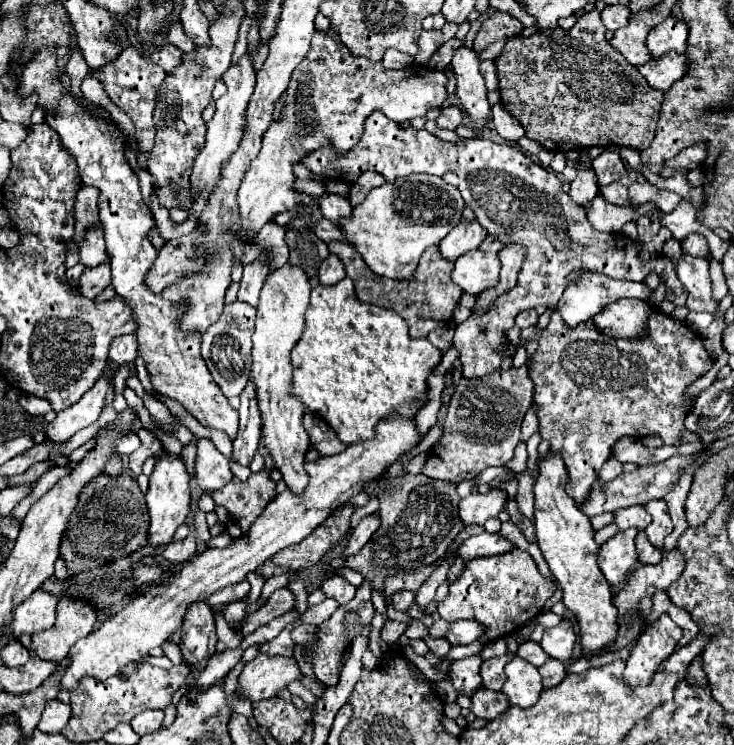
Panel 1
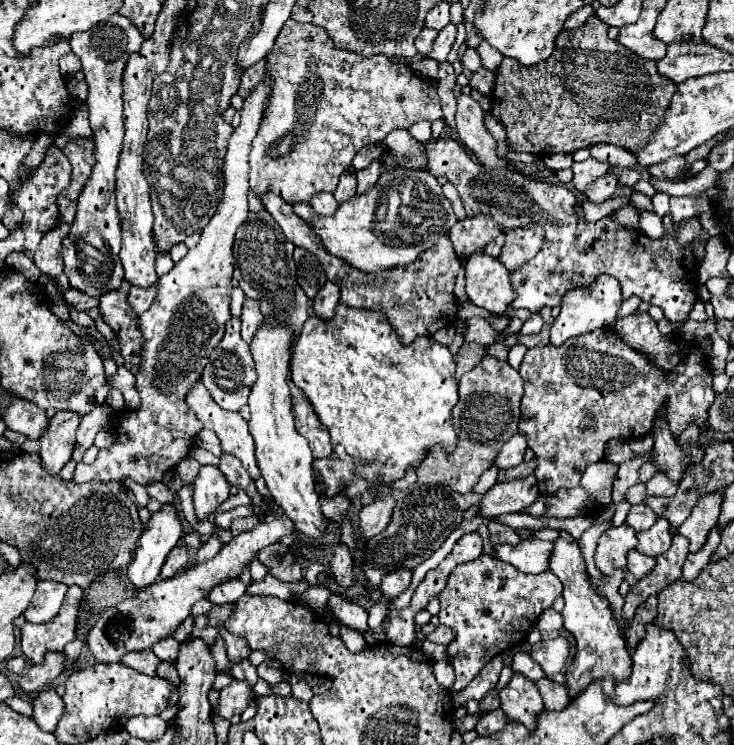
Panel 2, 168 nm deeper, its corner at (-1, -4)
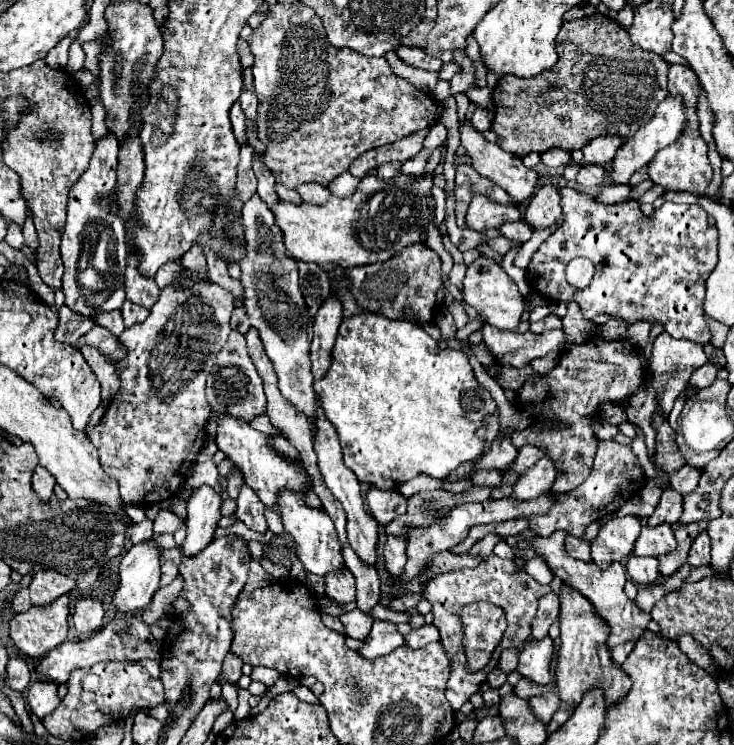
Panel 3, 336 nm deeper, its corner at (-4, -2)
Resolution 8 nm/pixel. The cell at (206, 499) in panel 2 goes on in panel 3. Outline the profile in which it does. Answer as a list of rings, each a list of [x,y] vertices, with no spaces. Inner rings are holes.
[[[204,484],[194,490],[192,498],[188,500],[188,534],[182,544],[182,552],[186,556],[196,556],[212,542],[214,530],[222,518],[220,506],[222,496],[212,486]]]

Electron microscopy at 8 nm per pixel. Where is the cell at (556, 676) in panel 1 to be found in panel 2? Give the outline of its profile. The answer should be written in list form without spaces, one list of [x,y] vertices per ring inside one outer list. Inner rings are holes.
[[[541,678],[535,682],[535,686],[545,702],[545,710],[563,710],[569,704],[567,688],[563,688],[563,684],[555,684],[547,678]]]

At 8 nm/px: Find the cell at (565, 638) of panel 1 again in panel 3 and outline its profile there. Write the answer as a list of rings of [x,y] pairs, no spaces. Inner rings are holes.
[[[542,638],[542,640],[530,640],[526,642],[520,662],[518,662],[518,672],[524,678],[534,680],[536,684],[548,684],[552,682],[550,674],[550,662],[554,656],[554,640],[552,638]]]

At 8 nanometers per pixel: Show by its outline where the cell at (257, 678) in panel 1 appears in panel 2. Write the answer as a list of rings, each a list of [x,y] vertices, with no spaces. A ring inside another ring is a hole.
[[[233,680],[229,686],[225,686],[221,692],[219,692],[219,702],[217,706],[211,710],[211,718],[213,716],[219,716],[219,718],[225,718],[229,720],[231,716],[239,716],[251,702],[251,694],[253,690],[249,688],[247,682],[239,682],[239,680]]]

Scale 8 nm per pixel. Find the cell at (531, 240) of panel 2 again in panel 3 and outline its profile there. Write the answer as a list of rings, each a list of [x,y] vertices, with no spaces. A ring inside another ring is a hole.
[[[548,184],[538,188],[538,192],[530,198],[528,206],[524,208],[524,222],[530,226],[532,232],[538,232],[556,224],[560,214],[562,214],[562,208],[560,208],[558,186]]]

